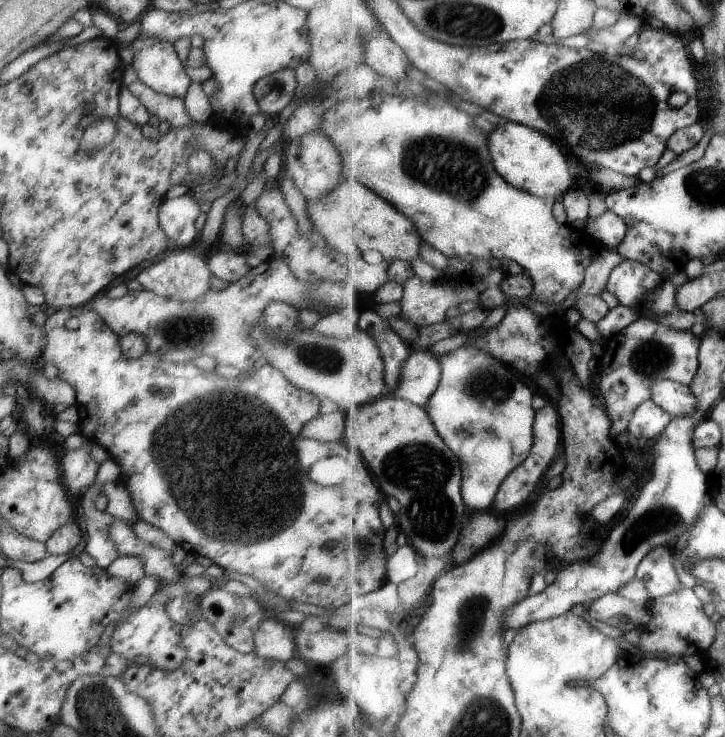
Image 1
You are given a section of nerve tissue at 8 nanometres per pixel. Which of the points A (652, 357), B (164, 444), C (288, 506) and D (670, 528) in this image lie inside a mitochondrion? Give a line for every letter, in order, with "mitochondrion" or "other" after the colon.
A: mitochondrion
B: mitochondrion
C: mitochondrion
D: mitochondrion

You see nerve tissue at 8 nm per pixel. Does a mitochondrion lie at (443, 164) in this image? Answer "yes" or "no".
yes

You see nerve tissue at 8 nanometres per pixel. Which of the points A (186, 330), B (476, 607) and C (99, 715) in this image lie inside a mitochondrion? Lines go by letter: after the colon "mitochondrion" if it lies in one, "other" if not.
A: mitochondrion
B: mitochondrion
C: mitochondrion

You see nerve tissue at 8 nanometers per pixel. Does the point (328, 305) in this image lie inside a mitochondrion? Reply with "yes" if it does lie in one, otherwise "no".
no

